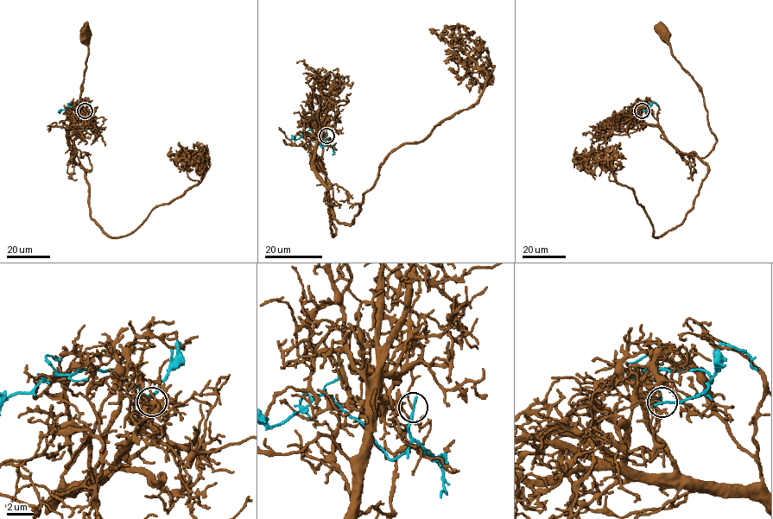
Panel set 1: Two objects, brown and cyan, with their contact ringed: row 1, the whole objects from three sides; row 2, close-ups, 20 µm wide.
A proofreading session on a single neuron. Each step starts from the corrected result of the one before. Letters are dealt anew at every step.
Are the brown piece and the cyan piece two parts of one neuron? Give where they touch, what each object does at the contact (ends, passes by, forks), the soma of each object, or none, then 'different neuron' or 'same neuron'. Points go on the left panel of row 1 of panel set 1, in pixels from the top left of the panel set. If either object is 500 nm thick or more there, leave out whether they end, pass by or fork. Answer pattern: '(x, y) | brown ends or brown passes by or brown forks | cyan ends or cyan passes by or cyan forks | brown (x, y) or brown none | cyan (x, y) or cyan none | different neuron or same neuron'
(85, 110) | brown ends | cyan ends | brown (85, 34) | cyan none | different neuron

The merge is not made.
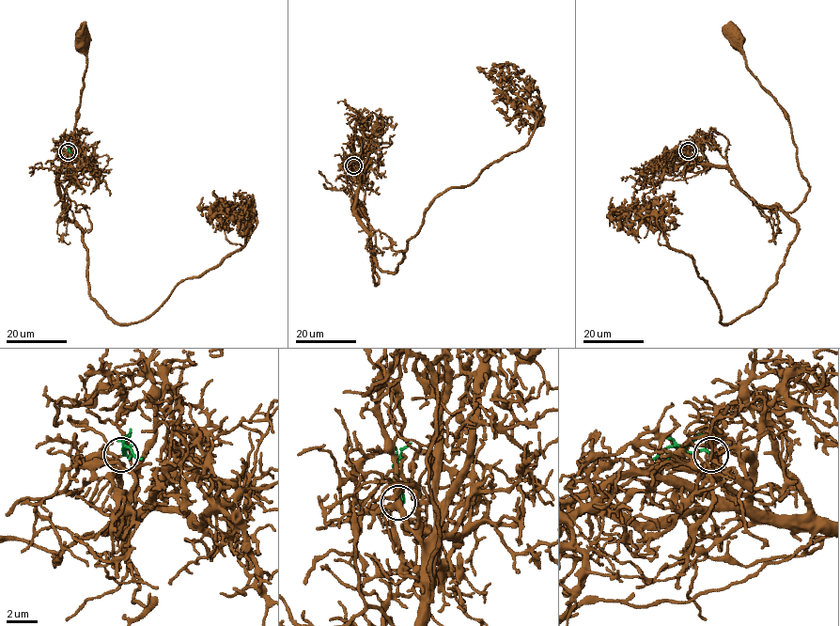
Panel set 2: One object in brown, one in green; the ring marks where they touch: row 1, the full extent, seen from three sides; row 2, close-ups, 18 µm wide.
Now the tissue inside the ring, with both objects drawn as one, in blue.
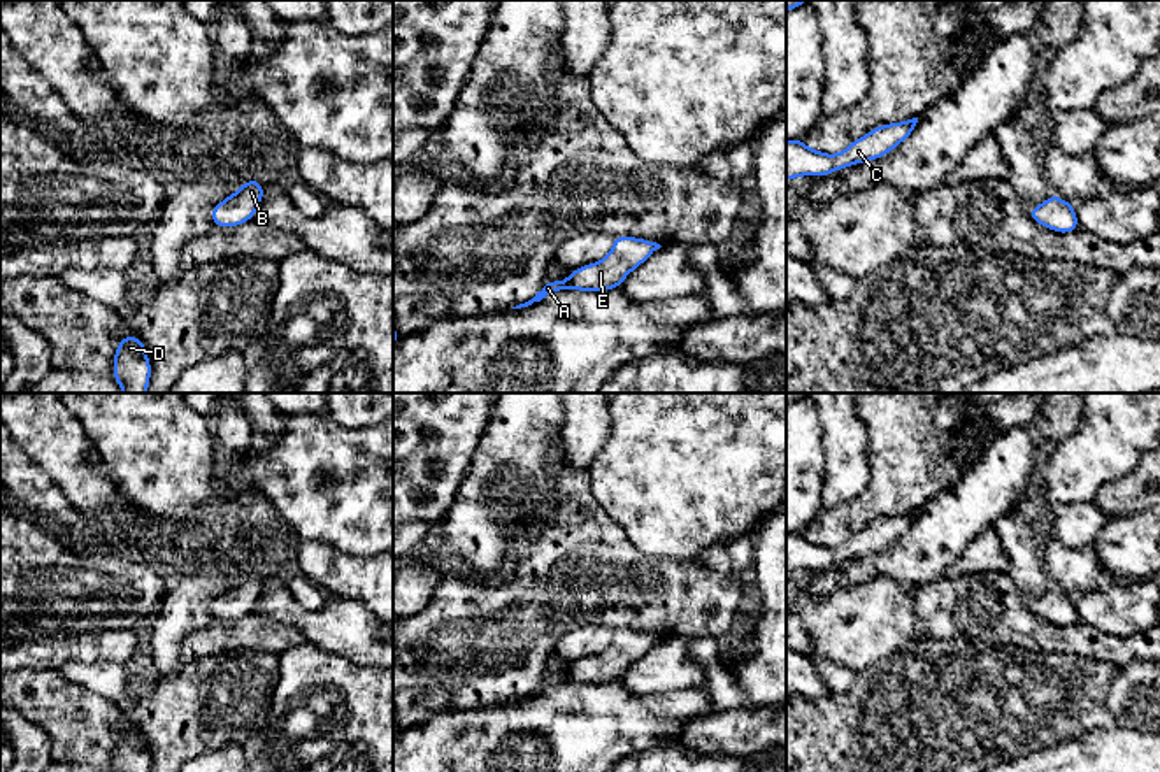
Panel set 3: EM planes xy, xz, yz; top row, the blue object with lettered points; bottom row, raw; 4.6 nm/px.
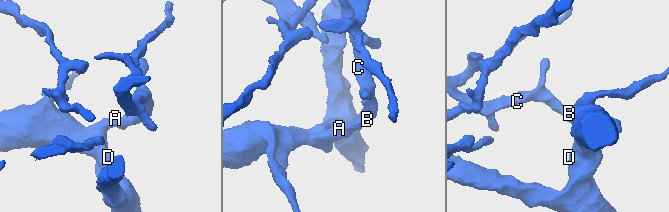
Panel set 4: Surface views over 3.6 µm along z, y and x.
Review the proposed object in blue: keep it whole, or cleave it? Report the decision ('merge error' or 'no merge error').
no merge error

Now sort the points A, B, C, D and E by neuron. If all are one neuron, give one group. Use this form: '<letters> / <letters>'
A B C D E

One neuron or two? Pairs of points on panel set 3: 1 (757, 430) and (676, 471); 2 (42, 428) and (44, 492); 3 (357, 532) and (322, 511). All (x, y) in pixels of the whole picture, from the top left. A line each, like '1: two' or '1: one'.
1: one
2: two
3: one

